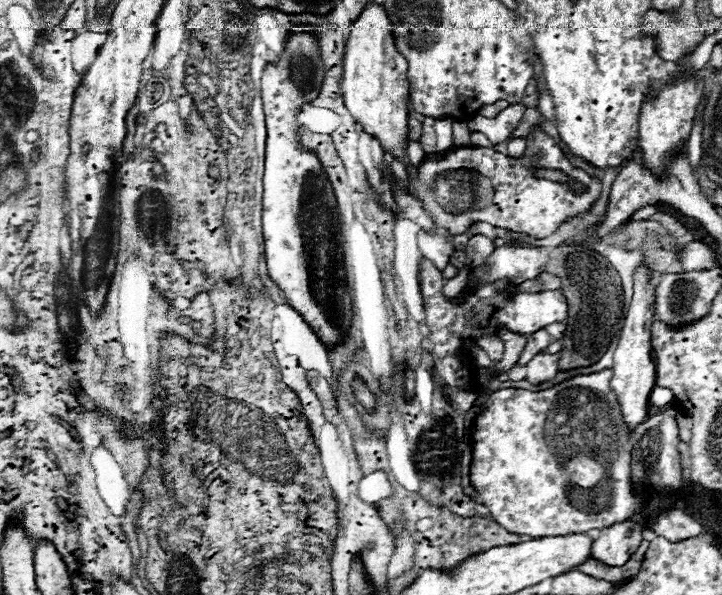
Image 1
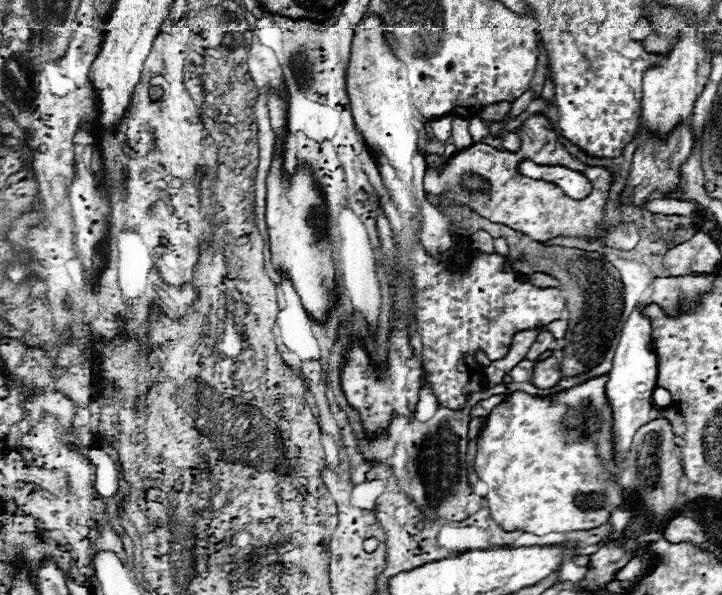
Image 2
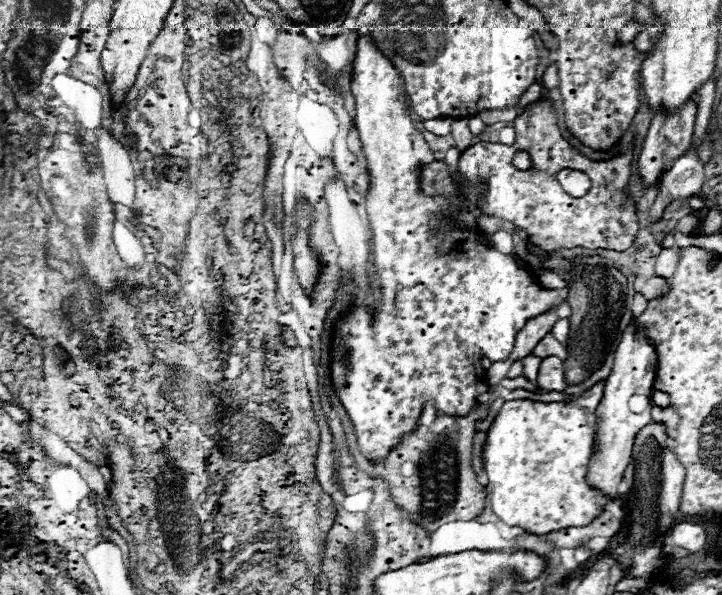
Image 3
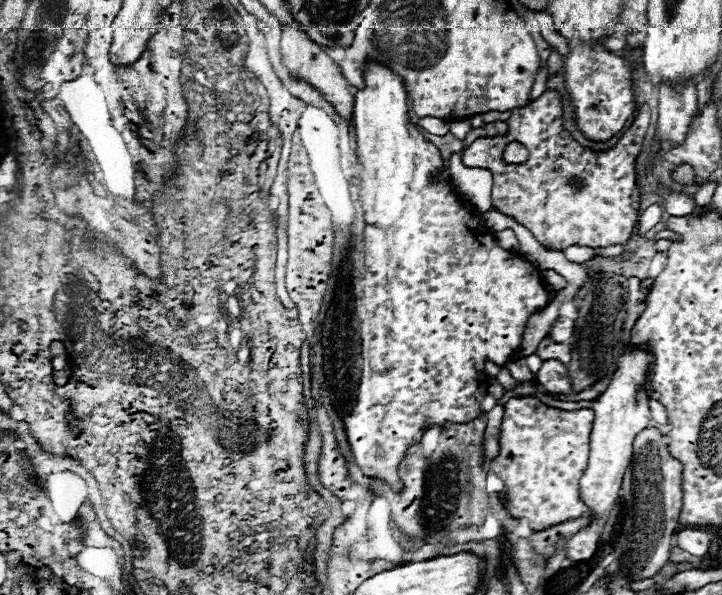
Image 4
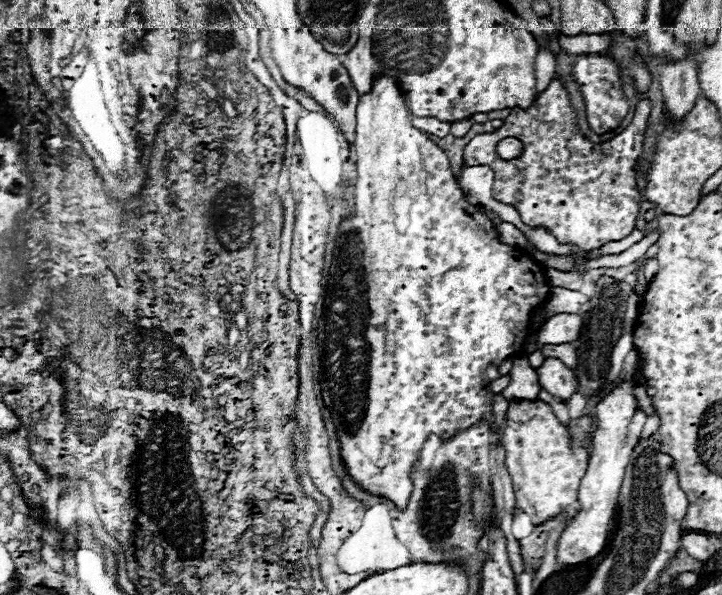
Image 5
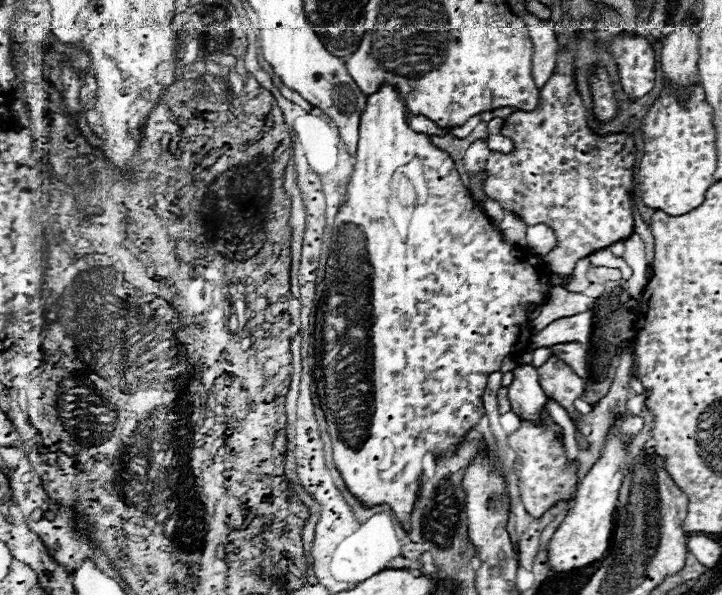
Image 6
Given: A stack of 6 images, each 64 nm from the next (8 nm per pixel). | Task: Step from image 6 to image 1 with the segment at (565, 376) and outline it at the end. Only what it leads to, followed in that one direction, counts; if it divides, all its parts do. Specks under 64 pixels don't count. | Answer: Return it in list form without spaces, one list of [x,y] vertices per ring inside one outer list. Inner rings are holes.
[[[540,350],[528,364],[526,364],[528,376],[526,380],[532,384],[540,384],[546,380],[552,380],[558,372],[558,354],[548,354],[546,350]]]

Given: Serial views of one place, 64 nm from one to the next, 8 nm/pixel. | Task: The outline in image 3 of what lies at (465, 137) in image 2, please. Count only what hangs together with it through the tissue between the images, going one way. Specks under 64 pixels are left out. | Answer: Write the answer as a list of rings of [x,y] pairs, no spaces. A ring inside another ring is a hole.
[[[454,120],[452,122],[452,136],[458,150],[464,150],[472,144],[472,134],[468,130],[468,120]]]

